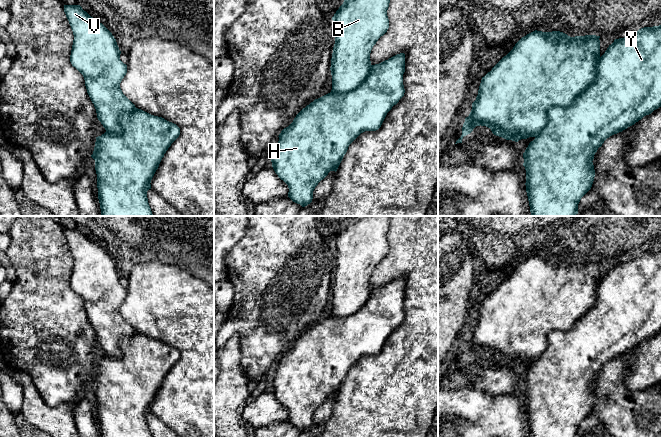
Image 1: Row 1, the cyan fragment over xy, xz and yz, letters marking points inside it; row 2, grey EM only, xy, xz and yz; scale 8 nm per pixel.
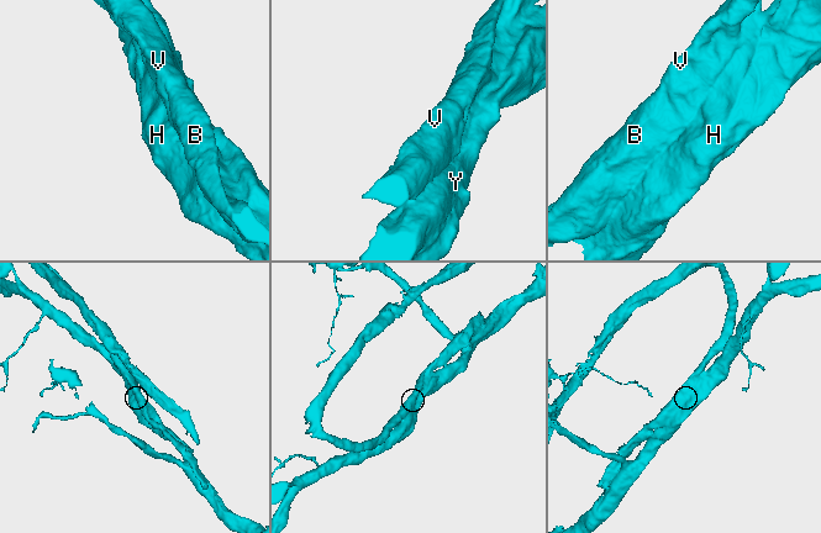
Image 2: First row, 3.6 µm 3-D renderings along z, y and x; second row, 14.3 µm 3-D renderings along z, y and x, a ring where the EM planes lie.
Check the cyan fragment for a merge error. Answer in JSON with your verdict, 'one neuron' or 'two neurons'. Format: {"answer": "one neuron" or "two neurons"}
{"answer": "two neurons"}

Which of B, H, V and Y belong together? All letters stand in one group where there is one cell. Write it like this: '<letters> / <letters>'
B V / H Y

